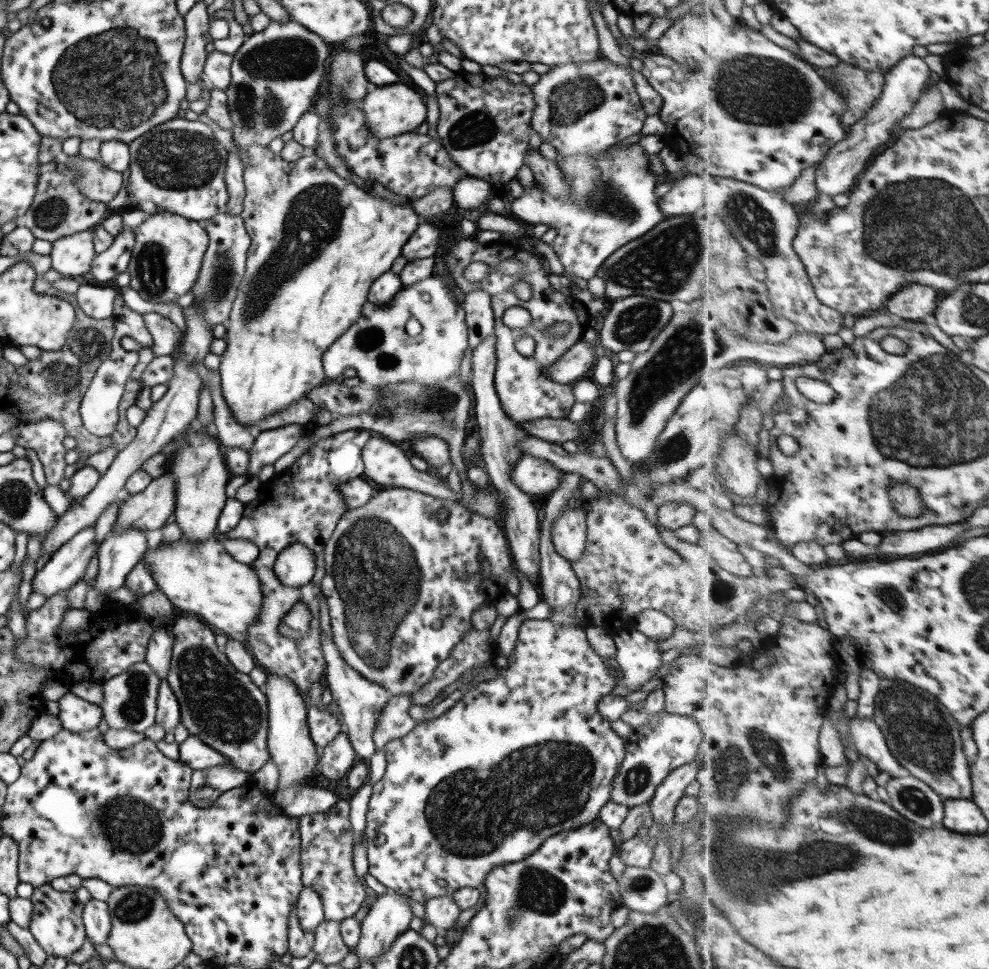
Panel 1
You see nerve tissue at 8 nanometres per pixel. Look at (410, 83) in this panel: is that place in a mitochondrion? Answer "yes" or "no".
no

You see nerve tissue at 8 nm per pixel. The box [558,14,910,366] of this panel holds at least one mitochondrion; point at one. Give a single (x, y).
(754, 89)

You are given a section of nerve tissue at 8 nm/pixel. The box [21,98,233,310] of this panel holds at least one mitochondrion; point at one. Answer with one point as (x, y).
(172, 158)

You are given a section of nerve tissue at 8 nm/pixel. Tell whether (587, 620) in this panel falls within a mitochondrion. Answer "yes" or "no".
no

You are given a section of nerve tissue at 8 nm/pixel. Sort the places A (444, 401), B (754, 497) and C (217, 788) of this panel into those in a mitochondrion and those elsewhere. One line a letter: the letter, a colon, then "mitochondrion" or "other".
A: mitochondrion
B: other
C: other

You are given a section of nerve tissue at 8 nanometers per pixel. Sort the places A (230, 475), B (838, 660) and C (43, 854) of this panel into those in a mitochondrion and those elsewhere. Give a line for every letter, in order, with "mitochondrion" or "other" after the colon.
A: other
B: other
C: other

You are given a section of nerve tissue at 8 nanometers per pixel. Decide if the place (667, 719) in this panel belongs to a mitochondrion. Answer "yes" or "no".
no

